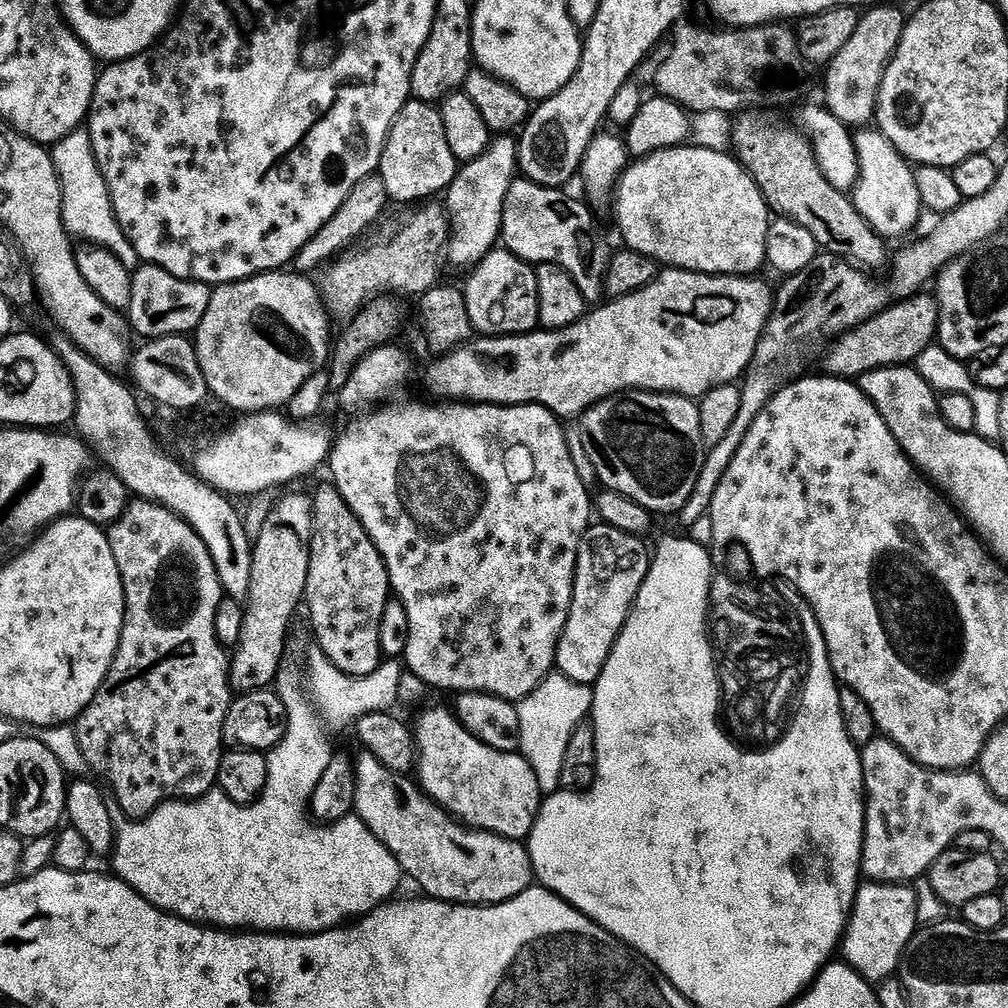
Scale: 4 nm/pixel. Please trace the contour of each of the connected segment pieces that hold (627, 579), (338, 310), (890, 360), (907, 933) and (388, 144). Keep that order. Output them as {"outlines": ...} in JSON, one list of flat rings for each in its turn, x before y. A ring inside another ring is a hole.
{"outlines":[[[603,522,593,523,584,533,576,559,576,581,572,587,570,614,560,635,556,651,556,668,566,678,579,684,592,686,602,674,648,573,650,548,647,548,644,543,645,541,641,537,631,536]],[[428,202,423,205,424,208,421,212,416,212,412,217,408,220,408,225,405,226,404,229,401,230,400,233,397,234,393,240,388,240,385,244,376,244,373,248,364,248,361,252,354,252,356,250,349,251,347,254,341,255,339,259,335,262,329,263,327,267,323,269,324,277,321,280,318,280,318,287,320,289,320,296,324,299,324,307,327,308,329,317,335,318,336,316,341,322,347,321,350,317,354,316,358,309,362,308,364,304,368,302,372,297,375,297,377,294,382,294,386,288,394,288,396,290,400,290,402,292,409,292,413,298,419,298,424,295,424,293,430,291,432,288,437,287,438,281,436,280,440,276,440,260,442,264,442,257,445,255,446,247,448,245,448,238,450,235,450,225,448,222,448,214,443,203,436,204,440,202]],[[917,294,893,303,891,308,885,308,874,318,870,318,858,328,851,328,839,337,831,345,828,352,827,375,839,376,841,378,859,378,868,372,873,372,879,368,895,368,897,366,911,365,926,349,933,347,938,336,940,326,940,306,936,303,935,295]],[[864,882,856,890,856,900,852,904,852,914,848,918,848,927,842,937,843,963,850,965,862,978,869,982,887,980,897,975,900,959,908,949,912,936,918,930,916,924,916,892,908,884,879,884]],[[409,99,388,131,378,175,386,182,389,201,412,204,415,200,427,201,443,193,458,171,458,161,450,154,450,142,446,142,446,126,442,126,439,107]]]}

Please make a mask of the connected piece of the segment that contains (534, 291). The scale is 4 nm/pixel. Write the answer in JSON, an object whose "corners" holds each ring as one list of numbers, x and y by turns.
{"corners":[[493,250,486,258,482,258,475,268,471,269,468,285,463,285,466,310,469,311,470,322,477,333,485,337,523,336,526,332,537,331,540,322,540,303,538,302,538,282,536,268,526,260,519,260,513,252]]}

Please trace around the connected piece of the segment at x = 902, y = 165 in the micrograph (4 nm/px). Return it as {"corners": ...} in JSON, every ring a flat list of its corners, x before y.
{"corners":[[878,130,857,131,854,139,860,159,860,180,854,189,854,203,862,218,881,238,904,236,911,228,913,231,920,223,922,211,913,165]]}

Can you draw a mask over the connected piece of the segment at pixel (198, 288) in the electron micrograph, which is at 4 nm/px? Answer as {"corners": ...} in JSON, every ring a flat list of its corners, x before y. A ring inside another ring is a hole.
{"corners":[[141,263,131,273,132,289,130,302,126,309,126,319,131,331,140,338,161,340,164,336,188,336,195,333,196,327,210,306,213,289,197,280,183,280,156,264]]}

